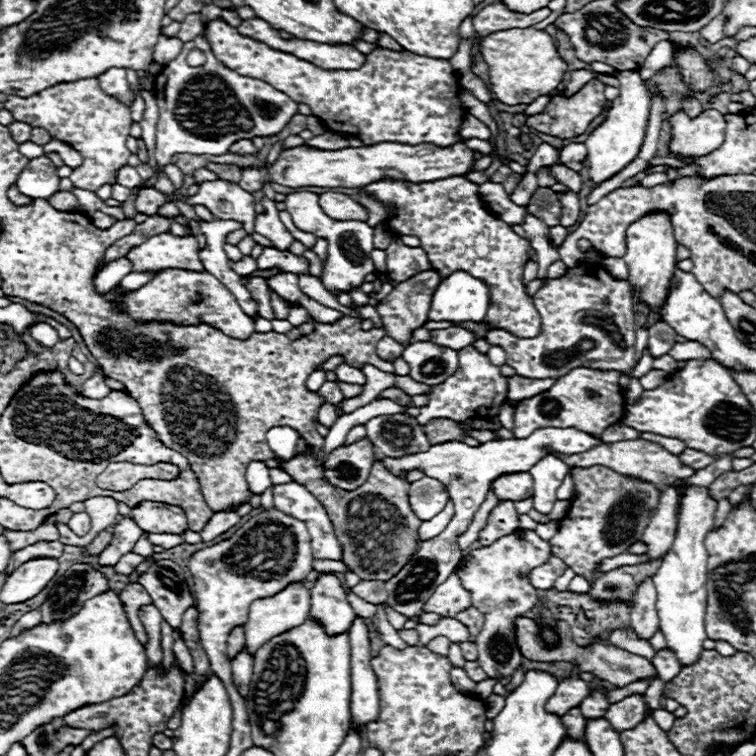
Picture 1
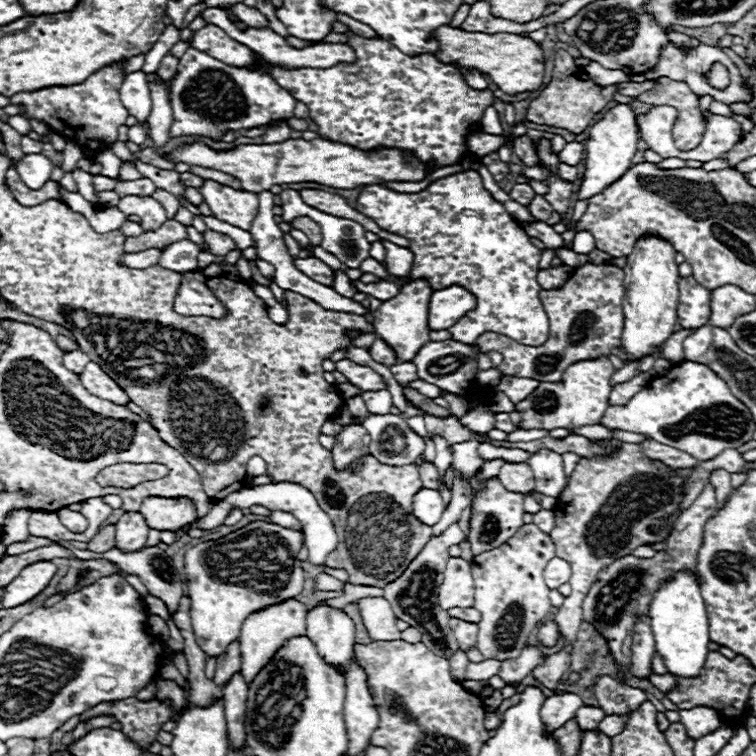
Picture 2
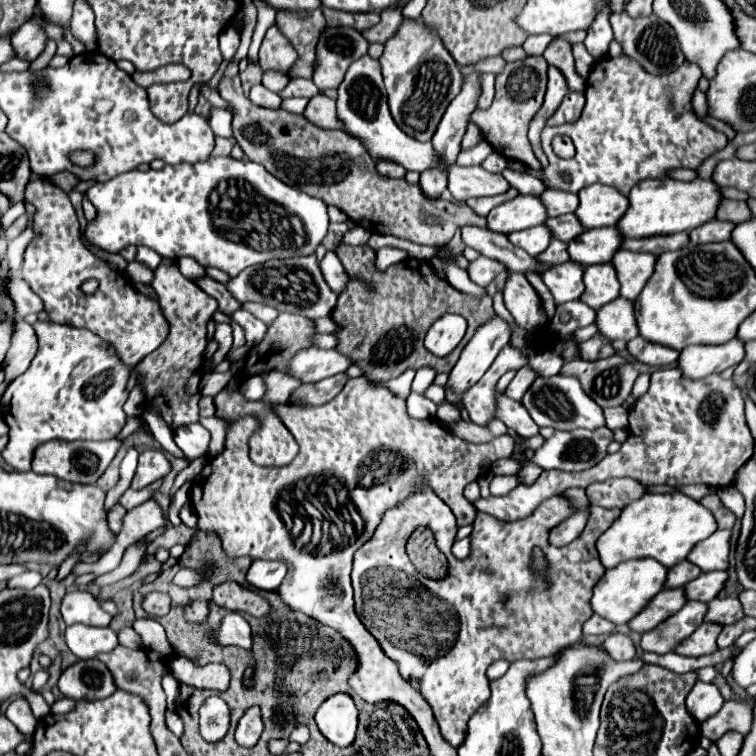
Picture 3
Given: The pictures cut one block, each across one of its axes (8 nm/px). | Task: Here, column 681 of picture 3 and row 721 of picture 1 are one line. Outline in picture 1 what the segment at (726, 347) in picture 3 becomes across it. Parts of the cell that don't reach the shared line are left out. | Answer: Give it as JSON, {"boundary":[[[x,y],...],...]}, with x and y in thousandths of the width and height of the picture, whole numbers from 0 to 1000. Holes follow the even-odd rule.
{"boundary":[[[479,815],[463,828],[466,857],[466,958],[481,960],[500,947],[500,907],[489,881],[489,836]]]}

